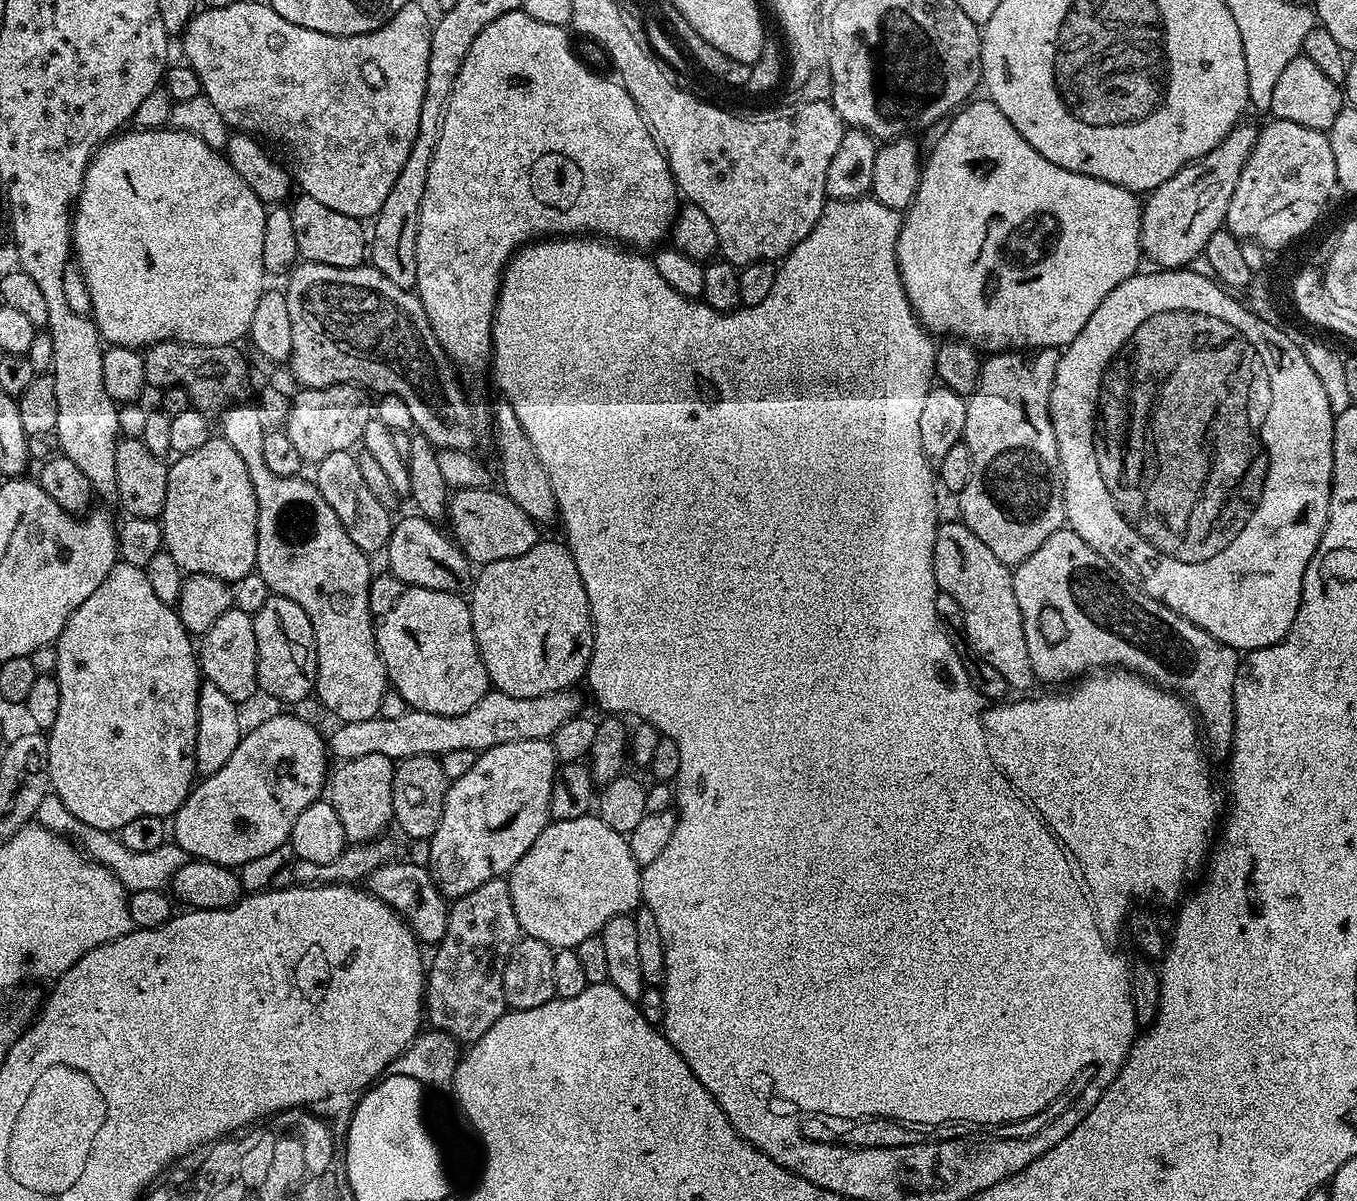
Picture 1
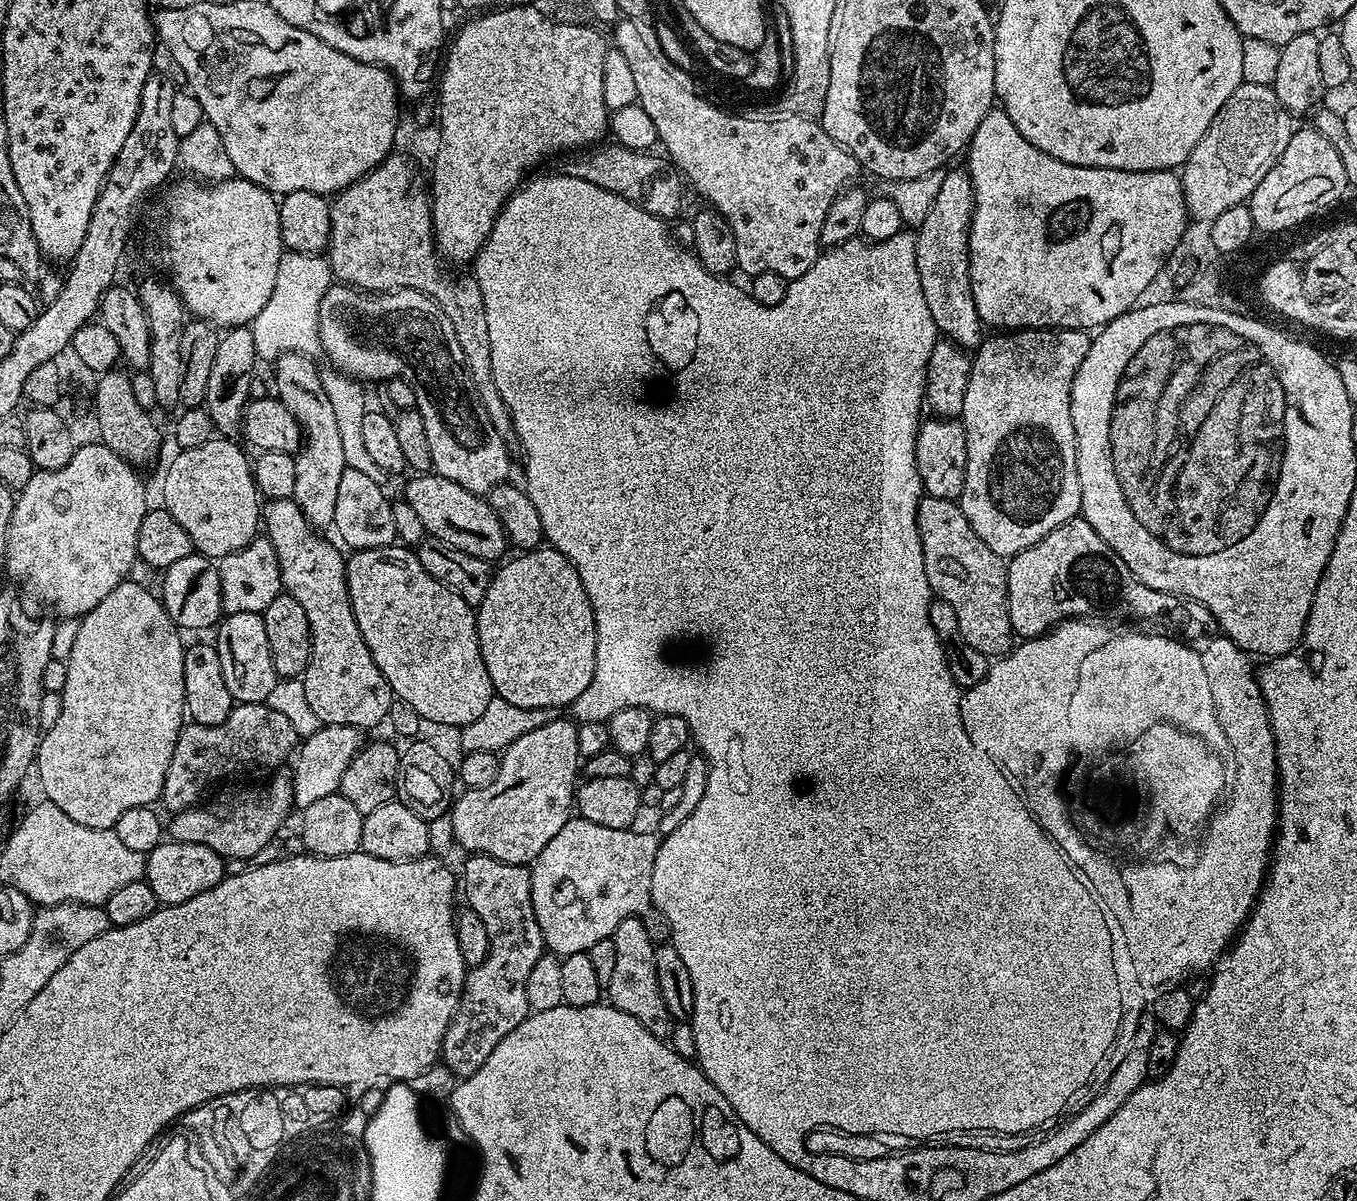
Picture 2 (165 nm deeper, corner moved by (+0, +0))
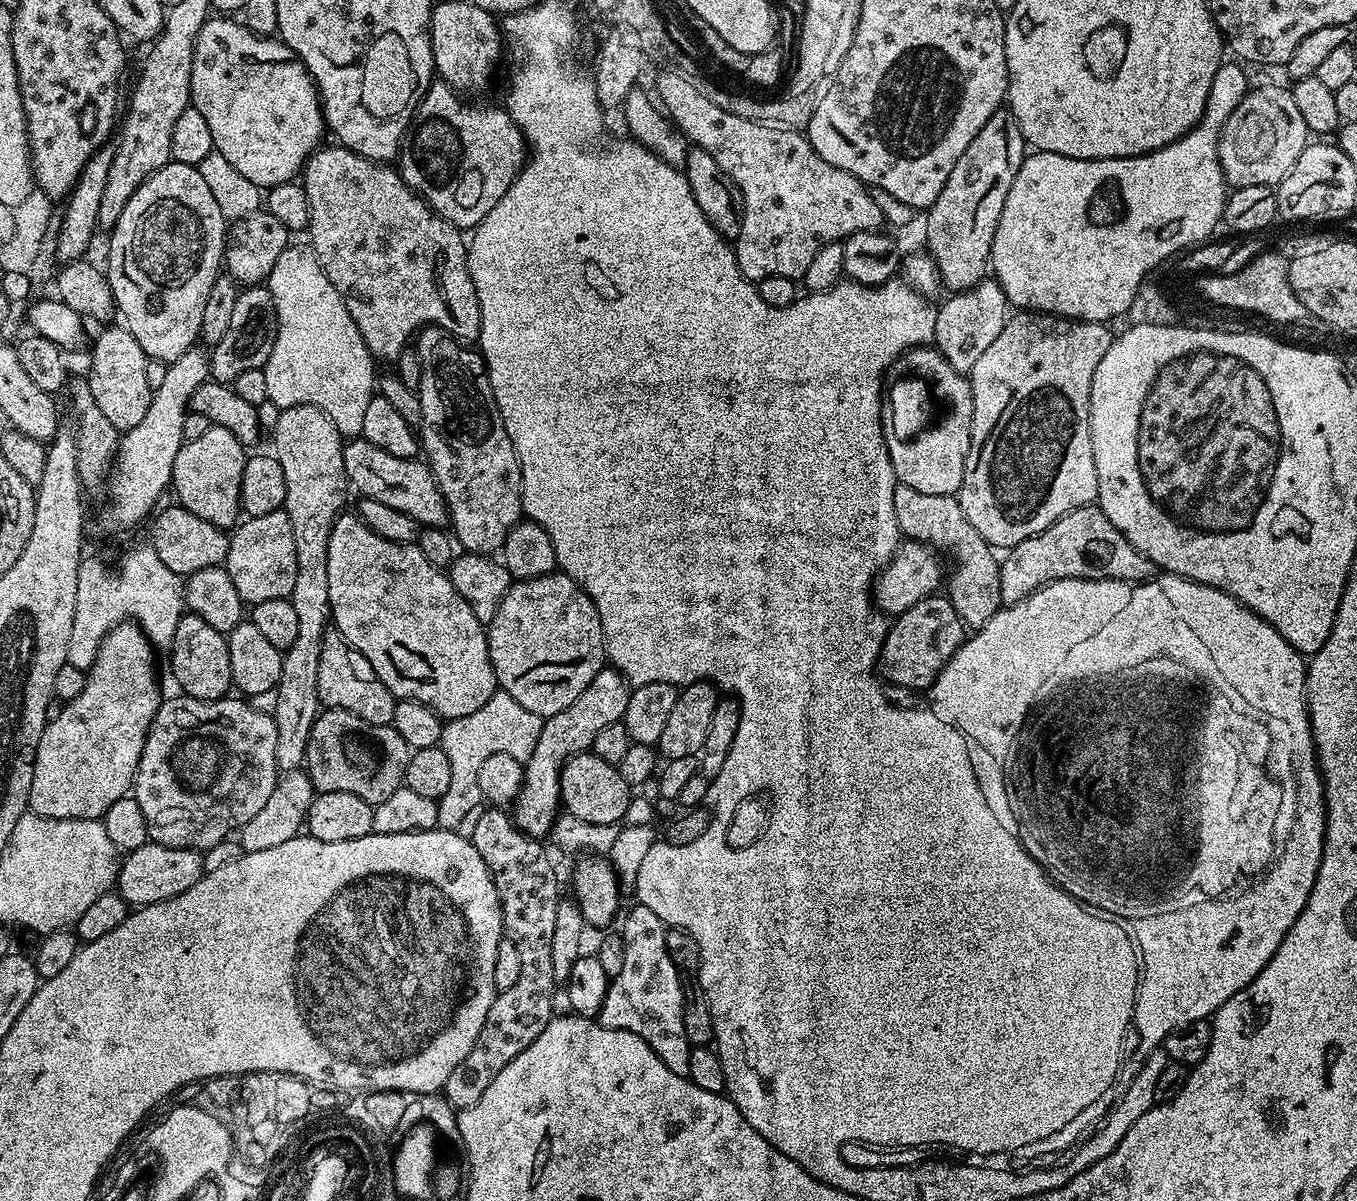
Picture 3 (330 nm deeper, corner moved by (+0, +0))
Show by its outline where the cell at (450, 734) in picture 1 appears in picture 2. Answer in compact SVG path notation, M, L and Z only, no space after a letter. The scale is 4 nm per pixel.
M326 724L314 734L303 737L298 751L295 753L296 765L290 771L292 782L292 802L297 809L303 810L314 806L318 798L337 795L340 791L342 774L346 774L346 766L359 754L366 743L365 733L354 726Z

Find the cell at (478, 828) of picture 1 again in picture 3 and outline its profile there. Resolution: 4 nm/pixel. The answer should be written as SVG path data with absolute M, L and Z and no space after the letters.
M605 666L598 674L594 674L594 682L574 698L566 710L547 717L544 724L539 725L534 736L530 758L523 761L524 781L522 790L514 801L514 819L528 836L544 838L552 831L558 813L561 811L560 802L560 767L569 756L577 756L579 752L589 751L594 738L610 722L624 719L626 702L630 702L630 685L621 672L611 666Z

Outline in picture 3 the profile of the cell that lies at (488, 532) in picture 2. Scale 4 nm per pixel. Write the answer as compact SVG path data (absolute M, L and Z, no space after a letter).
M352 438L344 446L344 465L349 485L355 491L357 488L361 497L402 510L402 514L414 518L417 525L426 528L444 528L449 523L444 496L423 459L394 458L394 454L386 454L386 450L374 446L374 442Z

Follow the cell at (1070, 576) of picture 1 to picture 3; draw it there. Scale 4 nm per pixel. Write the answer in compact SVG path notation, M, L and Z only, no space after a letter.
M1087 504L1081 508L1070 510L1062 518L1058 518L1046 530L1018 542L1012 548L1007 549L1006 555L1000 560L1000 602L1007 606L1022 602L1030 594L1034 594L1040 588L1051 586L1055 580L1106 580L1119 578L1125 581L1141 582L1151 581L1157 575L1156 563L1151 556L1143 556L1106 518L1106 514L1099 506Z

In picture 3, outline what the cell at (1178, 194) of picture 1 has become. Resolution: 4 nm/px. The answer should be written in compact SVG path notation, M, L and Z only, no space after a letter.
M1264 84L1261 88L1253 87L1244 95L1242 102L1234 106L1230 118L1220 131L1218 138L1218 162L1222 166L1224 182L1229 189L1235 190L1242 186L1266 186L1272 188L1279 186L1294 170L1294 162L1302 154L1302 150L1310 143L1310 133L1306 122L1302 122L1302 113L1298 111L1298 105L1294 102L1291 91L1287 87L1279 88L1276 84Z

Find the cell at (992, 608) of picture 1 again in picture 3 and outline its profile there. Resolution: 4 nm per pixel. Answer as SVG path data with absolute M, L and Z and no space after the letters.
M897 483L894 490L894 514L898 518L901 533L907 539L927 544L937 553L943 554L945 557L948 555L952 559L953 572L952 577L949 580L947 577L946 580L946 595L969 629L975 630L982 627L991 616L1000 611L1002 607L1000 602L1000 560L992 545L986 543L982 534L978 534L978 530L974 530L974 526L970 526L966 514L962 514L962 506L956 496L922 494L922 490L914 490L914 486Z

